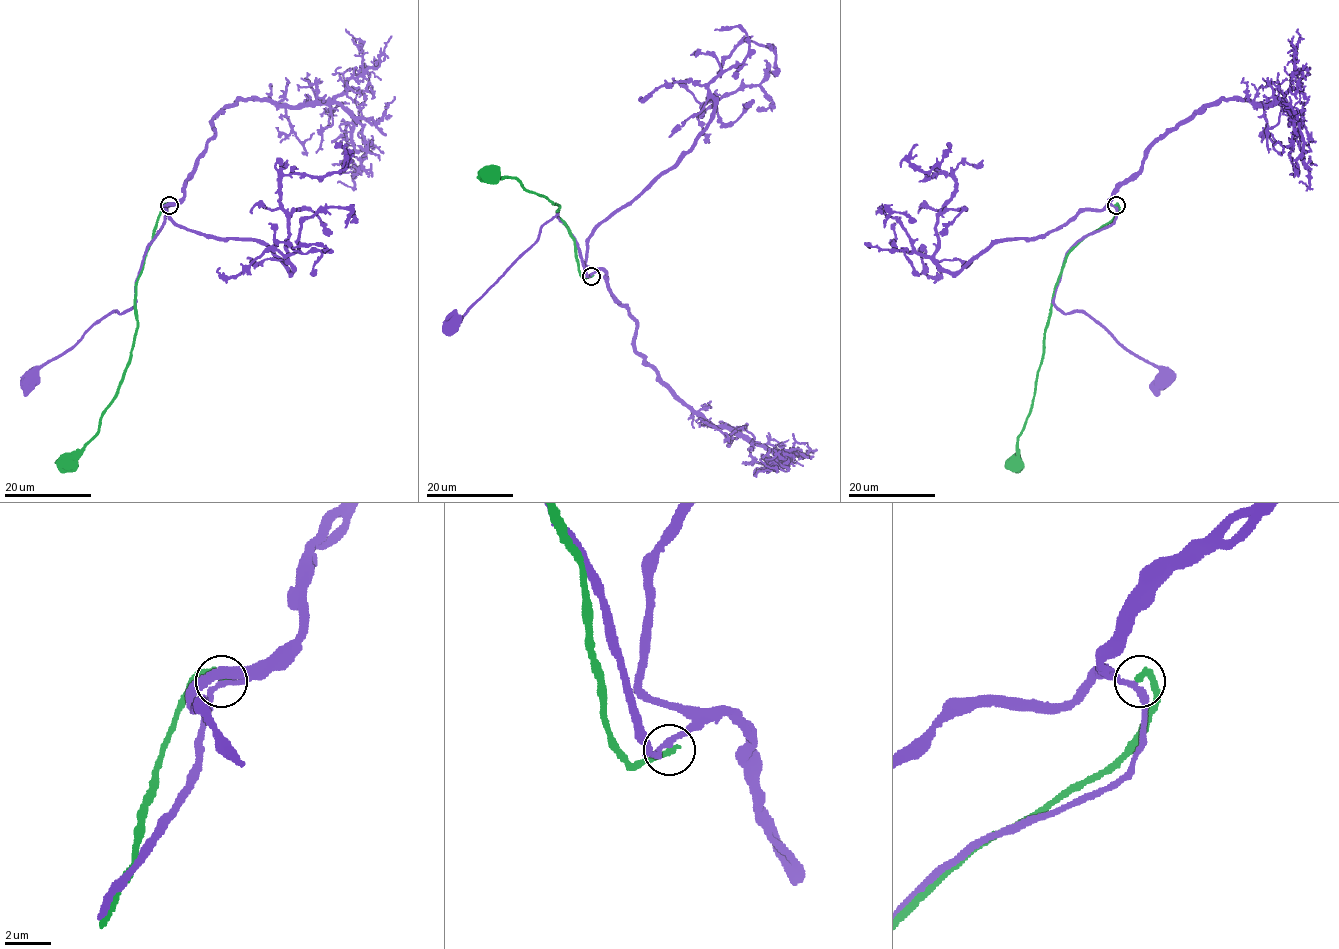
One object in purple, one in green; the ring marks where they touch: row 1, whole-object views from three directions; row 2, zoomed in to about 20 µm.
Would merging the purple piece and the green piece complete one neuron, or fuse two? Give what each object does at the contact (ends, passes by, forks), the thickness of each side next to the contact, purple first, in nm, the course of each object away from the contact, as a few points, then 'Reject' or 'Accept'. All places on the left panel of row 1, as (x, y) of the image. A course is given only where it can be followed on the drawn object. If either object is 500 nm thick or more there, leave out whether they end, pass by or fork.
At the ring purple passes by. At the ring green ends. Thickness 240 nm (purple) against 320 nm. Course of purple: (169, 205), (165, 221), (147, 248), (135, 304), (100, 318), (70, 348), (50, 360), (33, 379), (29, 378). Course of green: (169, 205), (157, 221), (135, 294), (137, 328), (129, 364), (96, 435), (69, 463). Reject

